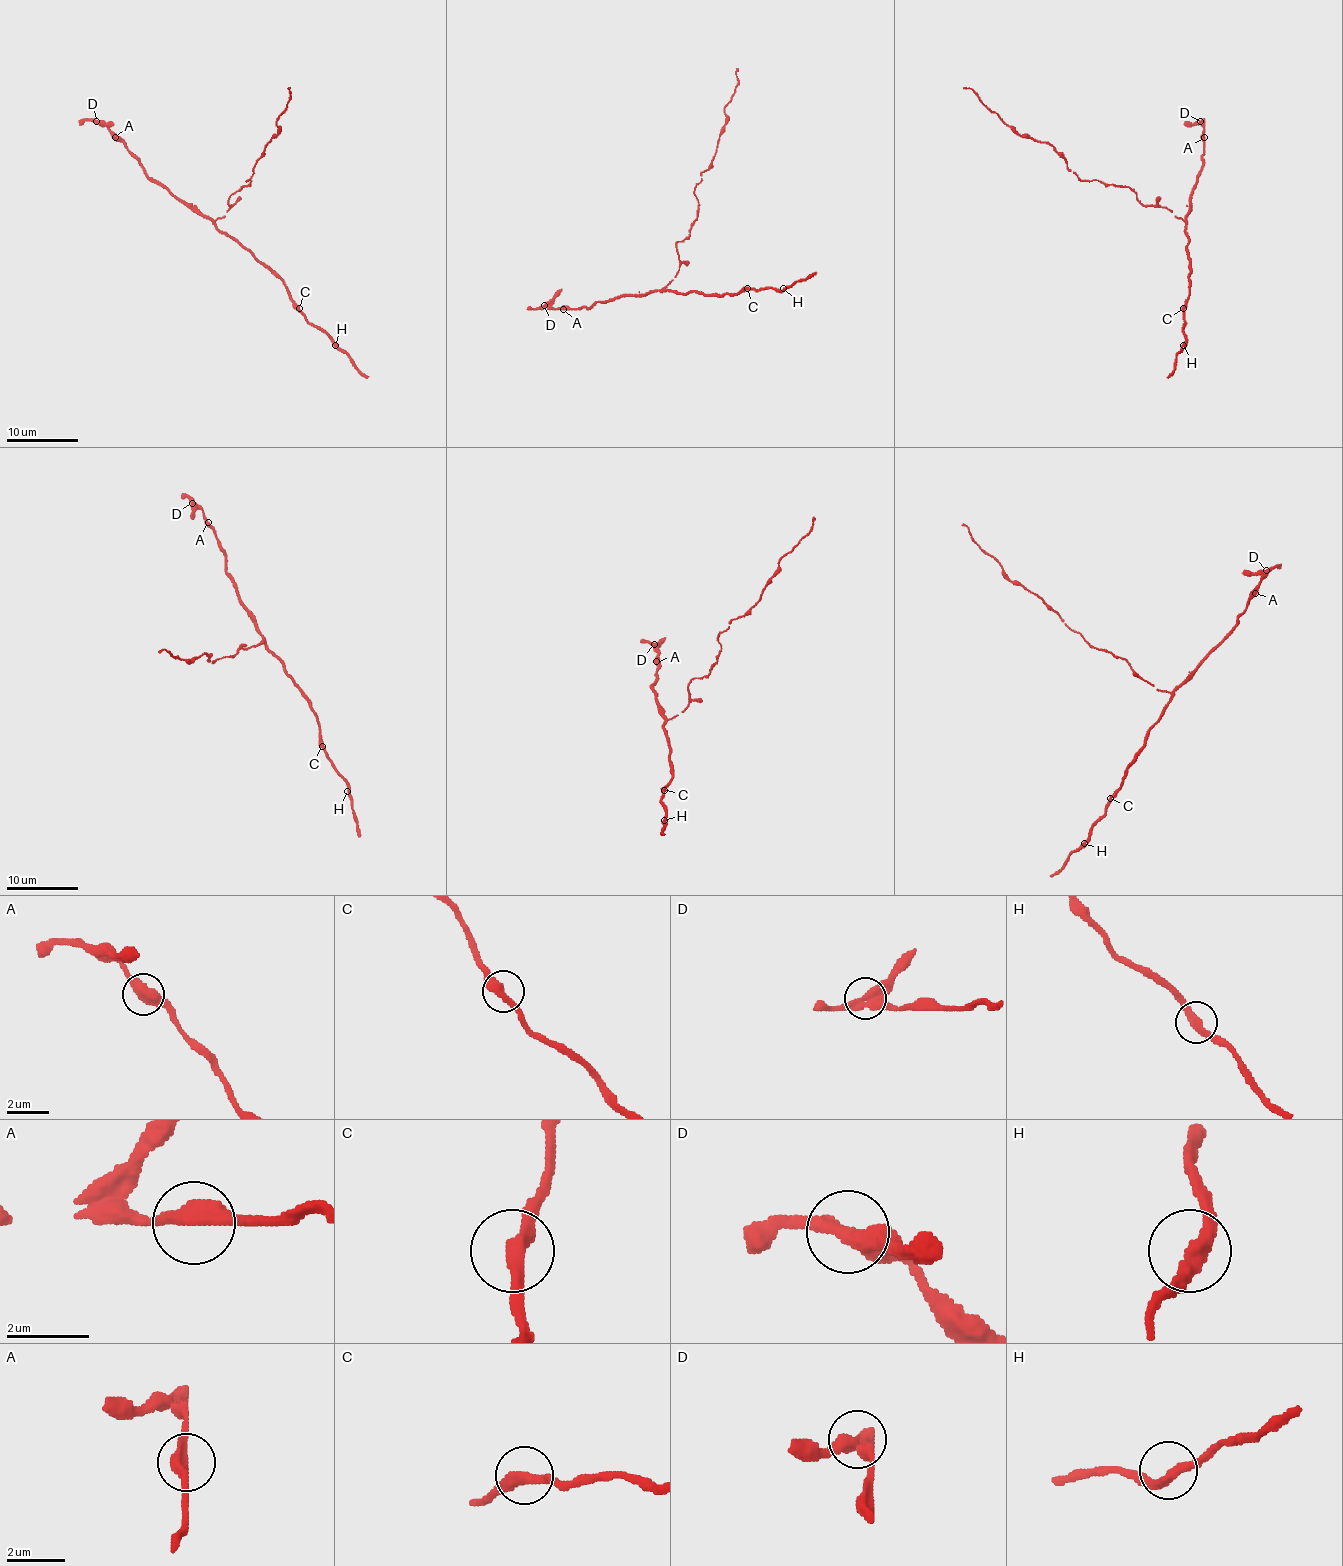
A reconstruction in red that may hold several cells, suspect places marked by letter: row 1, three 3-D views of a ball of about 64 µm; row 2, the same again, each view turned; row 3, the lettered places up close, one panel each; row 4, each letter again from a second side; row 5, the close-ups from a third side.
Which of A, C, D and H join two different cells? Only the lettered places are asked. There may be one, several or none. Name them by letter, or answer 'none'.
D

